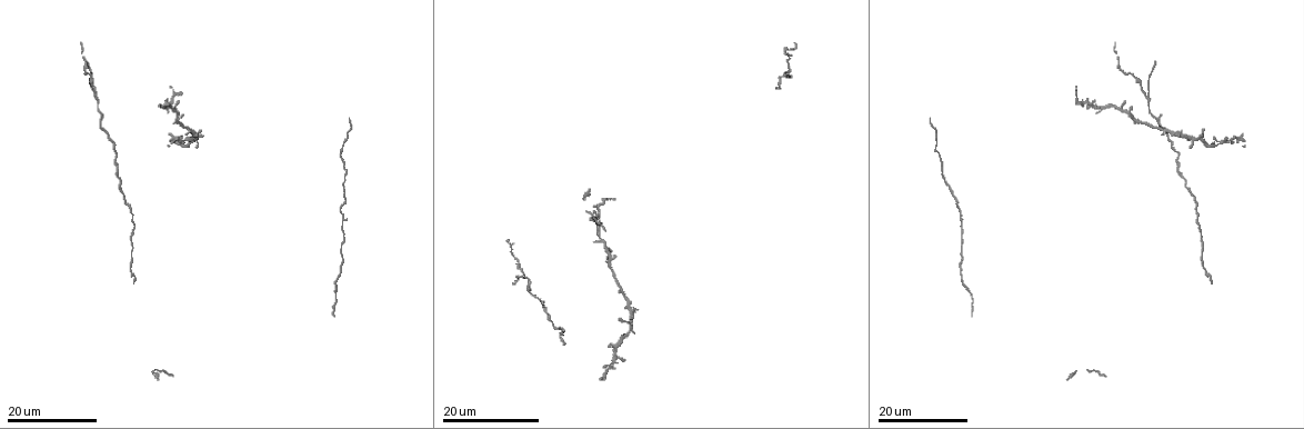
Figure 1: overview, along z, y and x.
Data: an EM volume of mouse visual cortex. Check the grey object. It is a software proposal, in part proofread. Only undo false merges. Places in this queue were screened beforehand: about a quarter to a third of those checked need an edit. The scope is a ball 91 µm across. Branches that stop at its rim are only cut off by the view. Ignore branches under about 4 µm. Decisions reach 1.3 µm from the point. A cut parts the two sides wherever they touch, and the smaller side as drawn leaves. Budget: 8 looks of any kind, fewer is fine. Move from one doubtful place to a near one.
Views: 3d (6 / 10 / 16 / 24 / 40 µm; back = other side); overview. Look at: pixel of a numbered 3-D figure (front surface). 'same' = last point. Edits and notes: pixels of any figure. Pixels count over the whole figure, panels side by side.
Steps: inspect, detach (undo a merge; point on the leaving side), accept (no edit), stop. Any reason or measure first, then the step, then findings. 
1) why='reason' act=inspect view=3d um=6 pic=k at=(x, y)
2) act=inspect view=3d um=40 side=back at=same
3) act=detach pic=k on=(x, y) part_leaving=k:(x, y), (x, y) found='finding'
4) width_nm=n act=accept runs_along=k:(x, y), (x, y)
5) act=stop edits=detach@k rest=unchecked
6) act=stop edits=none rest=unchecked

why='thin neck' act=inspect view=3d um=24 pic=1 at=(960, 210)

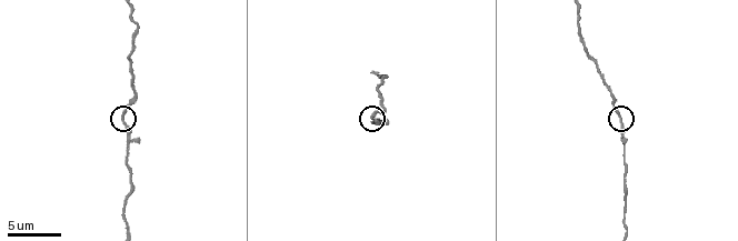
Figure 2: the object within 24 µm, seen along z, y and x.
why='zoom in' act=inspect view=3d um=10 pic=2 at=(618, 118)

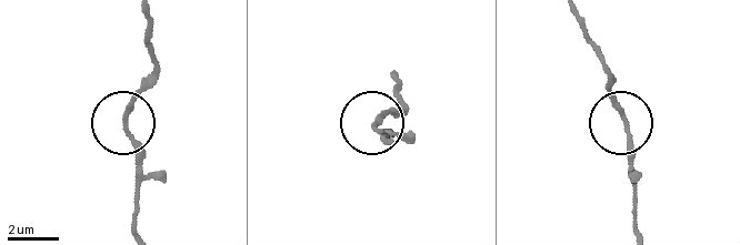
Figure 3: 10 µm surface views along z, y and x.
act=accept found='all the same neuron'

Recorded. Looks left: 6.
why='a narrow waist' act=inspect view=3d um=24 pic=1 at=(1087, 103)

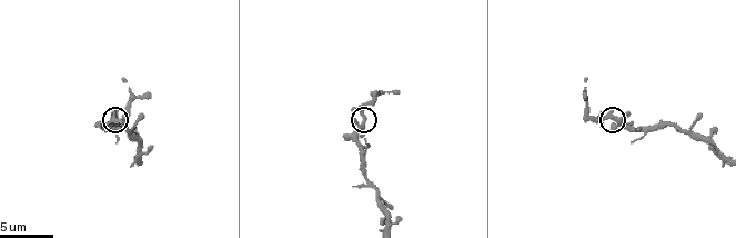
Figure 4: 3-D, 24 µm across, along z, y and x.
act=inspect view=3d um=6 pic=4 at=(614, 121)

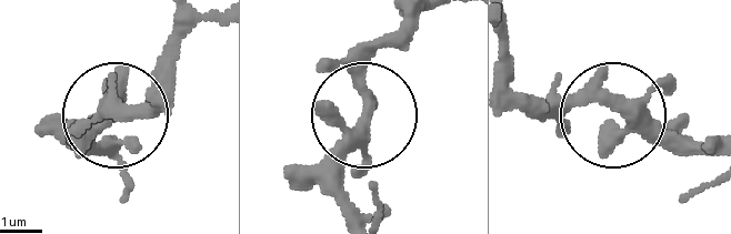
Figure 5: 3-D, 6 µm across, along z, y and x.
arms=5 act=accept found='all the same neuron'

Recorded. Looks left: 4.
why='two arms in line, one across' act=inspect view=3d um=24 pic=1 at=(1146, 97)

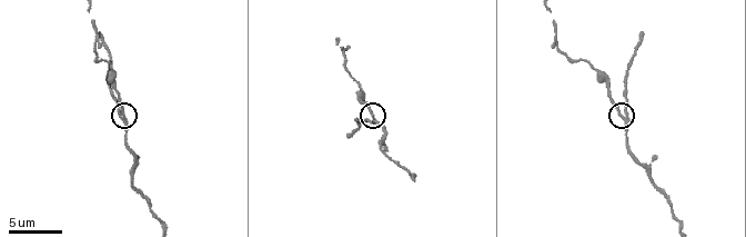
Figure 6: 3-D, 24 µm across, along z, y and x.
act=inspect view=3d um=10 pic=6 at=(619, 112)

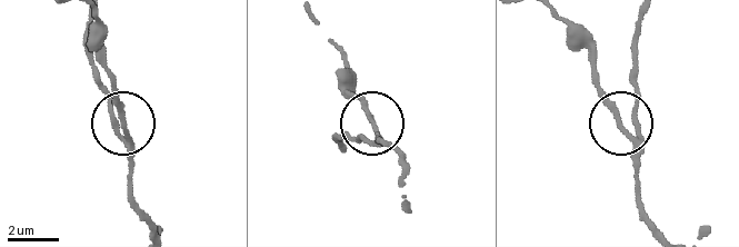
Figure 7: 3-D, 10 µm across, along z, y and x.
act=inspect view=3d um=10 side=back pic=7 at=(371, 126)

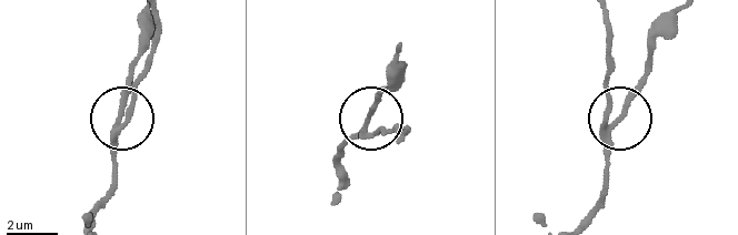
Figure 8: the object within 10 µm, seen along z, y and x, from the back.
arms=3 act=accept found='one neuron here'

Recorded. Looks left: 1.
act=stop edits=none rest=unchecked

